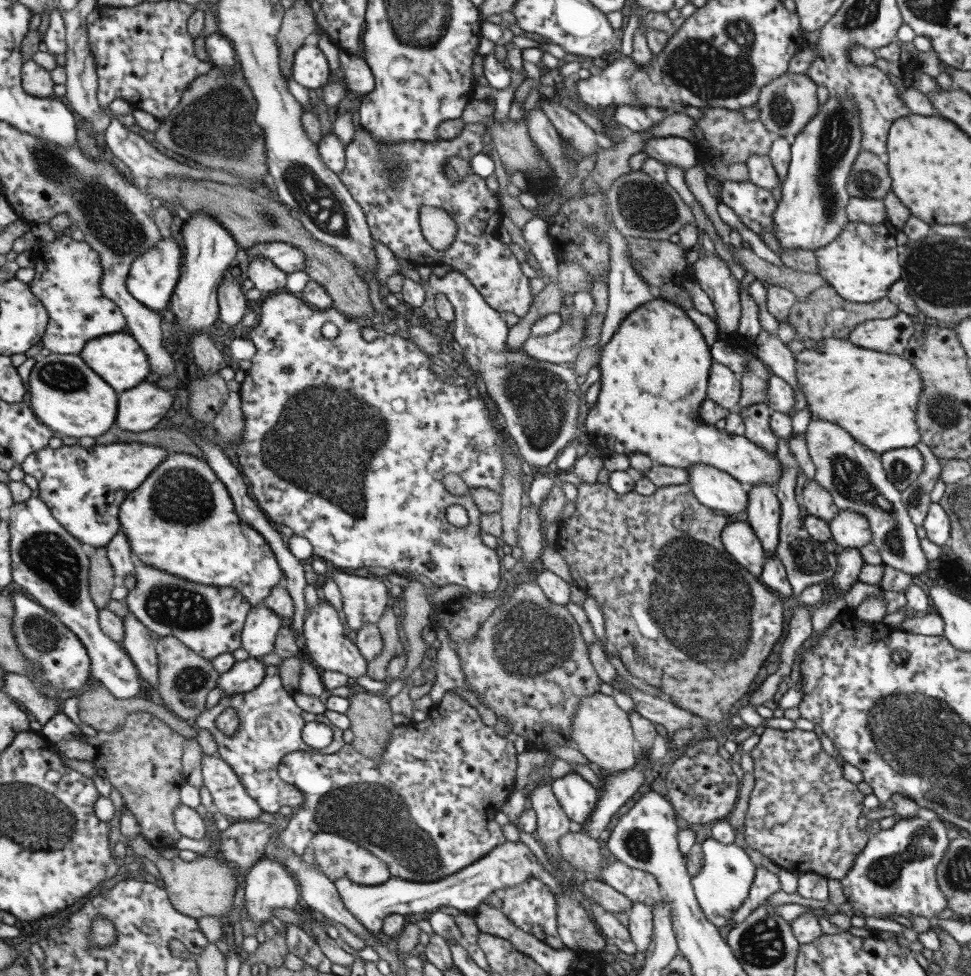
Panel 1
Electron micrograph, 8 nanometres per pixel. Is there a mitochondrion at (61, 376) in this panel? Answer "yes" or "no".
yes

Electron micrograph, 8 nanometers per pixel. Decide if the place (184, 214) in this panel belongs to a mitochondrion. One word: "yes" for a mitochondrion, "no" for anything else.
no

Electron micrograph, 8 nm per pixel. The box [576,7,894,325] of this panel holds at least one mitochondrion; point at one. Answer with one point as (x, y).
(721, 67)

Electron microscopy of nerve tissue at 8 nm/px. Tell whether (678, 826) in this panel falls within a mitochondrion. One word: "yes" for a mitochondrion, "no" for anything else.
no

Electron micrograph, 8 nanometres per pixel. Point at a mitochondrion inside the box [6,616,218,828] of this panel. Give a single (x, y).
(188, 681)

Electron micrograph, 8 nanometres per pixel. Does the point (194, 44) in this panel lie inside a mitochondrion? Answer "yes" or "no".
no

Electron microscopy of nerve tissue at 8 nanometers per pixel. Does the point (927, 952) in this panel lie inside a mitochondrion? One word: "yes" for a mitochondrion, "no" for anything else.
no

